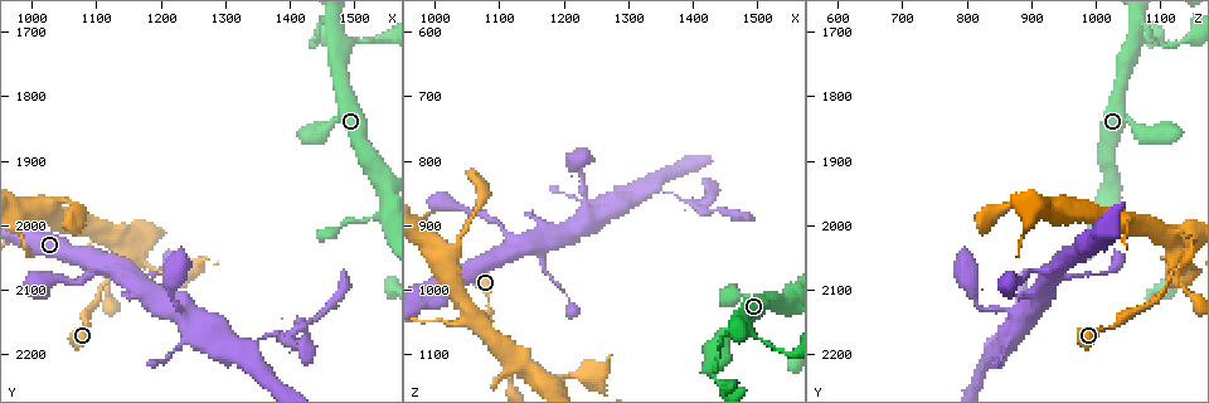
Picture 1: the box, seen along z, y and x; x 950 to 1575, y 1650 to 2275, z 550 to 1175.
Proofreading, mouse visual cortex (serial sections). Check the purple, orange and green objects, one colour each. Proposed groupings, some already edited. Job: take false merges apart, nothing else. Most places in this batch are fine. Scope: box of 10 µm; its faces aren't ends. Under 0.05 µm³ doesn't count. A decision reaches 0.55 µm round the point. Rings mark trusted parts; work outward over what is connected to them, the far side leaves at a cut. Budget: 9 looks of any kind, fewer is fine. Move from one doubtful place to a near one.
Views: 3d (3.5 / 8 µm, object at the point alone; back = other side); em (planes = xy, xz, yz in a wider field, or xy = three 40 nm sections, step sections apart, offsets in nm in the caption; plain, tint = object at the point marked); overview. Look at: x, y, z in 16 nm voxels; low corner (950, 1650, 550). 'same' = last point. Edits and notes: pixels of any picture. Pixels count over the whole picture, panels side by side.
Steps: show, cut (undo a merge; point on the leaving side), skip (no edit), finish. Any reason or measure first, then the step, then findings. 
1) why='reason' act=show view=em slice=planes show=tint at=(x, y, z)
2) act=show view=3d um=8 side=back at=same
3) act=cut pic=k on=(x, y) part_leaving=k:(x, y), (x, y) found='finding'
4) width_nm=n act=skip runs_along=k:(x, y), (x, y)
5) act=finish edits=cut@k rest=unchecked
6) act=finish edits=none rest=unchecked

why='three arms meet' act=show view=3d um=3.5 at=(1115, 2090, 1130)

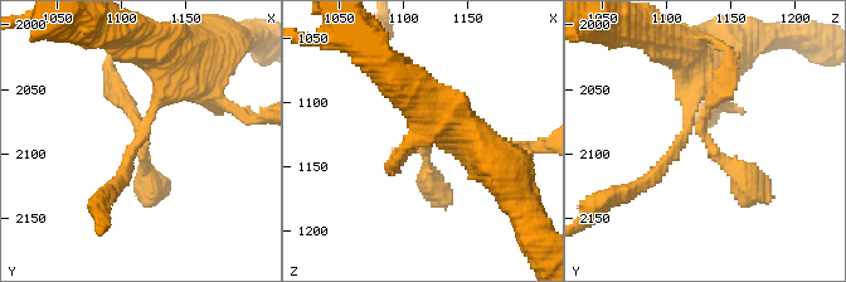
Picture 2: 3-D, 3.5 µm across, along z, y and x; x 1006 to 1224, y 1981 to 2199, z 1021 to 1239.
act=show view=em slice=xy step=2 show=tint at=(1116, 2086, 1130)

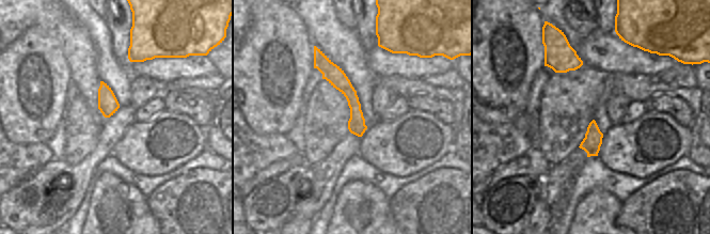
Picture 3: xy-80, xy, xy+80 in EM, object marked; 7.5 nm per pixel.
act=skip runs_along=3:(317, 55), (349, 92), (360, 133) found='continuous, no second cell'

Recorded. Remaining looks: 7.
why='a narrow waist' act=show view=3d um=3.5 side=back at=(1380, 2165, 865)

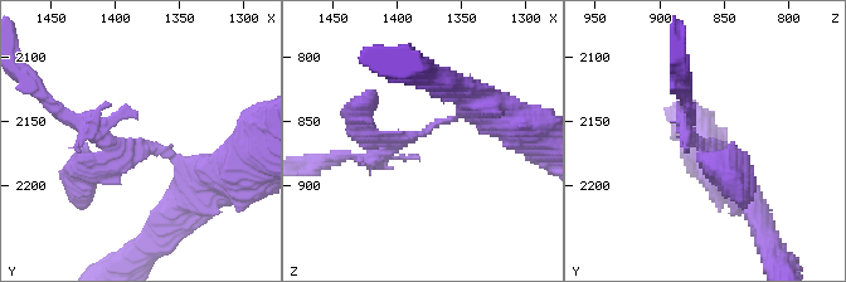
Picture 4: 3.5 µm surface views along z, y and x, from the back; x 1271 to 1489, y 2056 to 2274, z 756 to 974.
arms=3 arm_widths_nm=150,200,250 act=show view=em slice=xy step=2 show=tint at=(1384, 2168, 862)

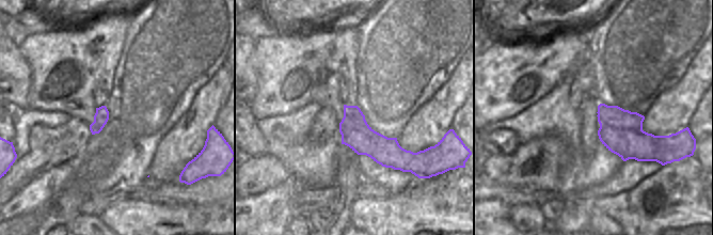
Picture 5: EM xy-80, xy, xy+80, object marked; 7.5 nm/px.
act=show view=em slice=xy step=5 show=tint at=same

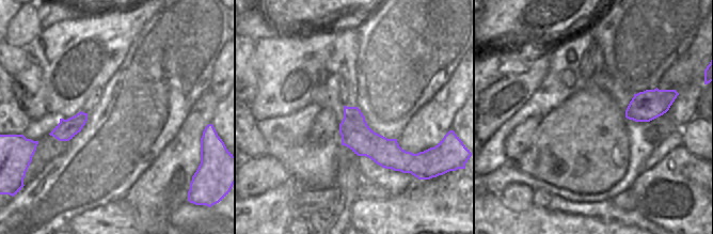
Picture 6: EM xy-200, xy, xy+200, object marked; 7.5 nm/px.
act=skip runs_along=6:(346, 109), (382, 151), (407, 165) found='continuous, no second cell'

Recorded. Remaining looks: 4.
why='calibre changes' act=show view=3d um=3.5 at=(1170, 2075, 965)

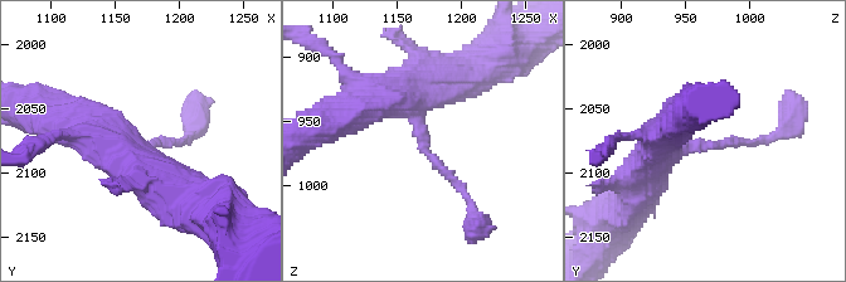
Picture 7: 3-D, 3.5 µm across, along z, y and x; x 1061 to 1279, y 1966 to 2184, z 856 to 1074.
why='now the EM' act=show view=em slice=xy step=2 show=tint at=(1172, 2078, 964)

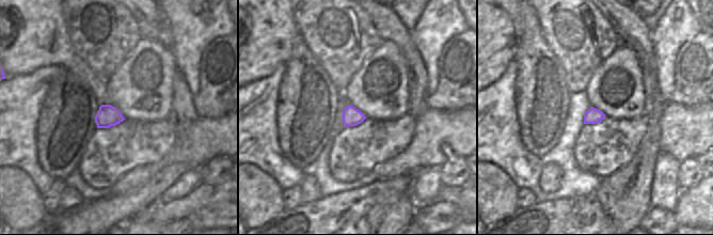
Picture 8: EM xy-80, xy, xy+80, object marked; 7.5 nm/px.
act=skip found='continuous, no second cell'

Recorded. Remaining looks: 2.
act=show view=3d um=3.5 side=back at=(1510, 1710, 1080)

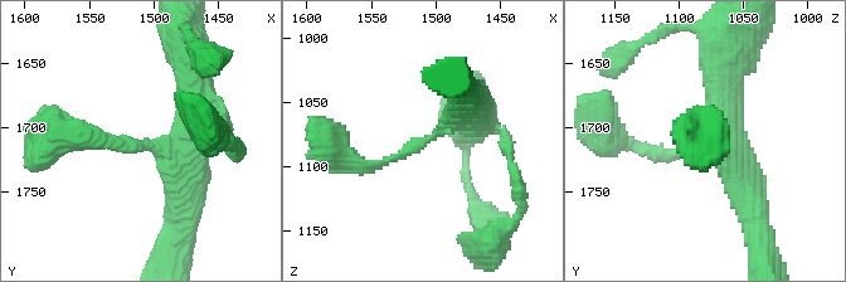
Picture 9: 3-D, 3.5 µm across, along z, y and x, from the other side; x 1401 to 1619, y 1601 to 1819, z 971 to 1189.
arm_widths_nm=150,400 why='need the tissue' act=show view=em slice=planes show=tint at=(1514, 1714, 1084)

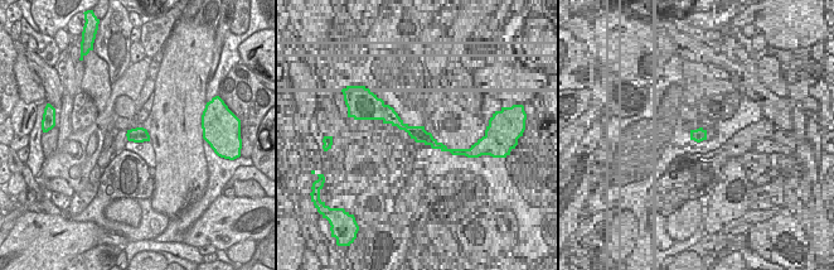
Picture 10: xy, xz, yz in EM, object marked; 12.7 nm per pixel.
act=skip runs_along=9:(470, 103), (380, 165), (343, 155) found='one cell here'

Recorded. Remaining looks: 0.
act=finish edits=none rest=unchecked

